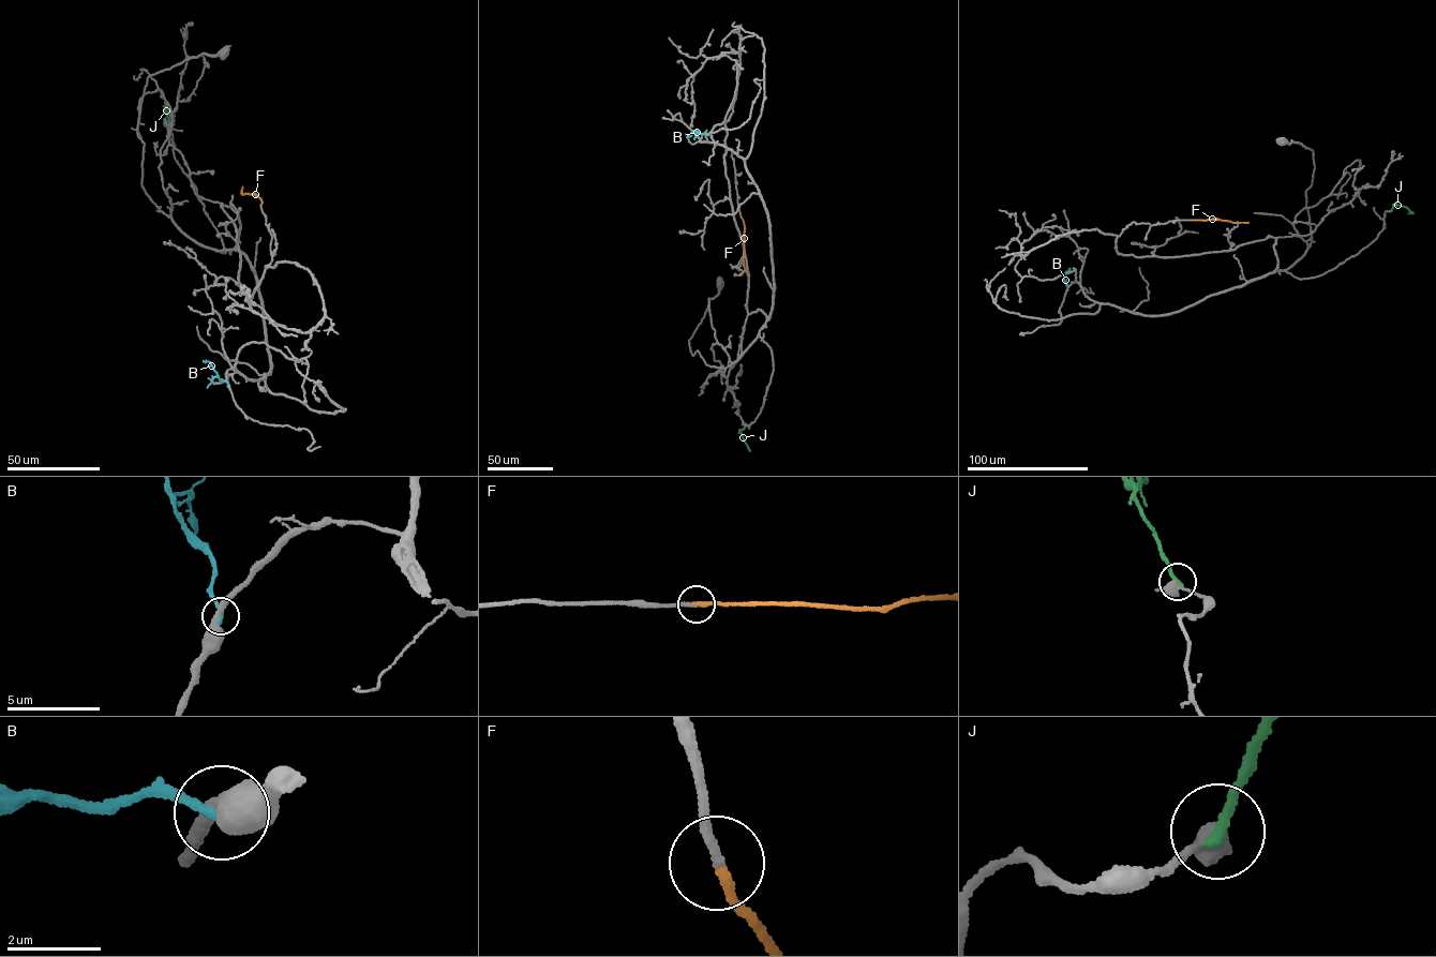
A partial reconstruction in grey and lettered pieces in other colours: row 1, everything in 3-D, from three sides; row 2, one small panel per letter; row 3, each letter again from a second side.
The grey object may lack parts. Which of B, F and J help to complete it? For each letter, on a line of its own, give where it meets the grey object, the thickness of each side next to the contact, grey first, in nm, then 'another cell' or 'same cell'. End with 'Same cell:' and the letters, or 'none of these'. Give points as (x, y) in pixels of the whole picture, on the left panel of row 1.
B: contact (228, 384); calibres 420 and 240 nm; another cell
F: contact (260, 205); calibres 190 and 220 nm; same cell
J: contact (169, 120); calibres 500 and 240 nm; another cell
Same cell: F

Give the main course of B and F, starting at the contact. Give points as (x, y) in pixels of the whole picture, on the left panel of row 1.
B: (228, 384), (219, 378), (209, 362), (204, 361)
F: (260, 205), (259, 197), (253, 193), (241, 192), (242, 187)

